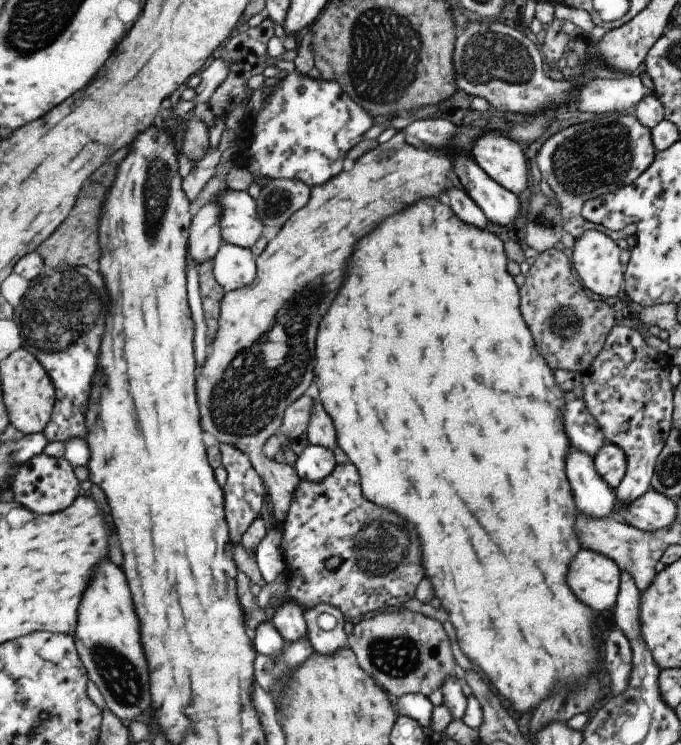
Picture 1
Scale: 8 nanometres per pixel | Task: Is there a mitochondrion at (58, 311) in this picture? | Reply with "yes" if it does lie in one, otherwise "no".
yes

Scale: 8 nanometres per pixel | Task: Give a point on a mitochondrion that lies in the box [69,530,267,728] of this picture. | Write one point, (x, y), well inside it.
(124, 683)

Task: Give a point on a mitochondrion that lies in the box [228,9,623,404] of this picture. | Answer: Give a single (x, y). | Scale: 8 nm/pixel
(492, 57)

